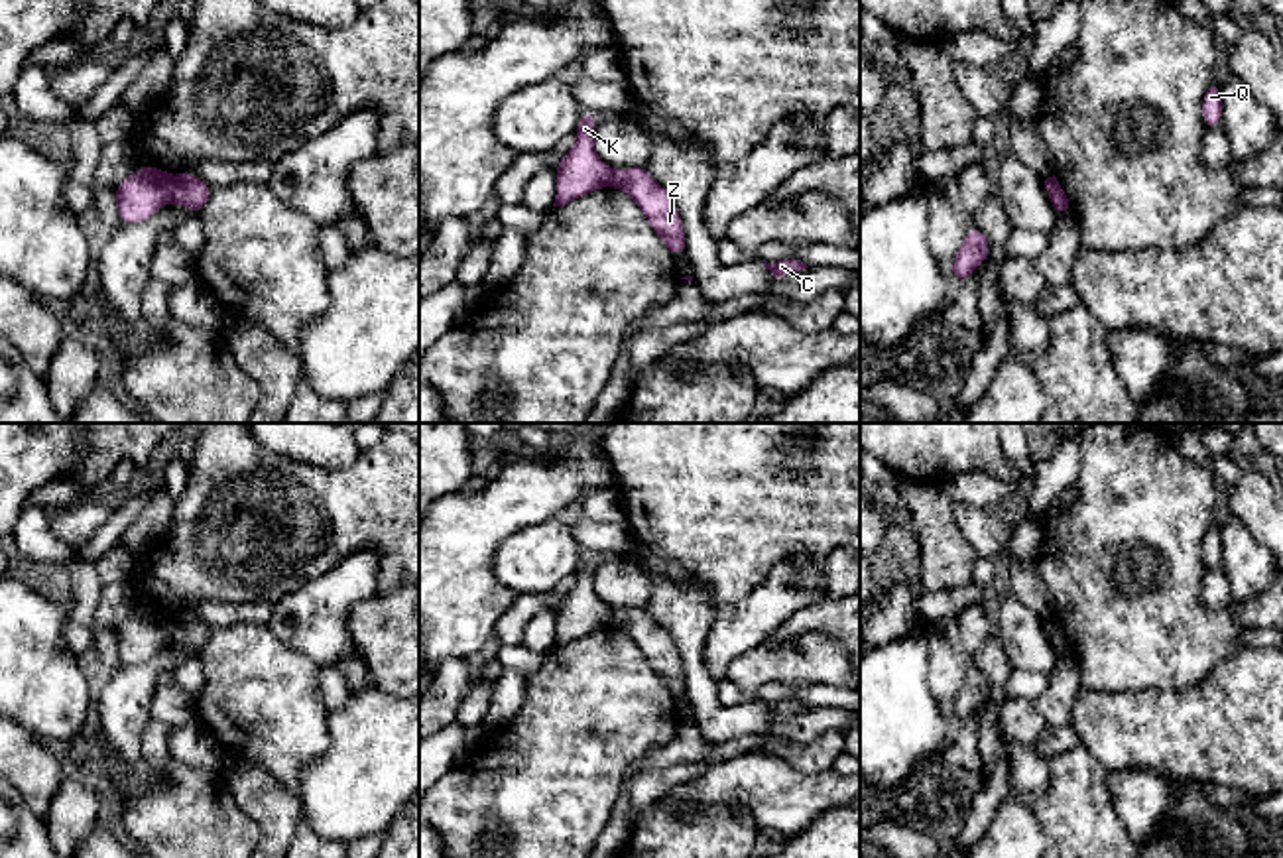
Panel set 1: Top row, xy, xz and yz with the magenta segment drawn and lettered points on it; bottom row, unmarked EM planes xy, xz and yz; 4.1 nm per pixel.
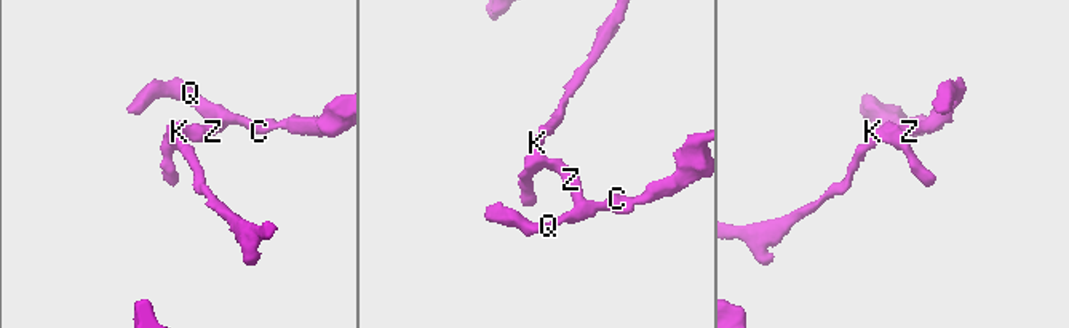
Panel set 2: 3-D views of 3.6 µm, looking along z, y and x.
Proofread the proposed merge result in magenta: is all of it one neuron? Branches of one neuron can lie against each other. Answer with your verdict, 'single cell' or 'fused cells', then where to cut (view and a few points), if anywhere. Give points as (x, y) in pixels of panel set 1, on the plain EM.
fused cells; cut xy (176, 618), (168, 642)

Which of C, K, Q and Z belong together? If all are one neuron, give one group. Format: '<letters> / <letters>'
C Q Z / K

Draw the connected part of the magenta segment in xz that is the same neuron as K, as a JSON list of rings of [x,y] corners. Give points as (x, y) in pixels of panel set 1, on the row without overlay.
[[[582,551],[575,573],[577,582],[555,608],[557,636],[553,647],[565,647],[582,636],[610,626],[614,610],[604,606],[592,588],[596,567],[594,553]]]

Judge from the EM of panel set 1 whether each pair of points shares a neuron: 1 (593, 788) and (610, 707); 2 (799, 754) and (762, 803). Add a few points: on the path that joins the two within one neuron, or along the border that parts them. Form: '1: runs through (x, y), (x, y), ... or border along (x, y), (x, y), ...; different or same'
1: runs through (593, 768), (593, 758), (620, 733), (616, 727); same
2: border along (746, 752), (772, 752), (805, 772), (831, 768); different

